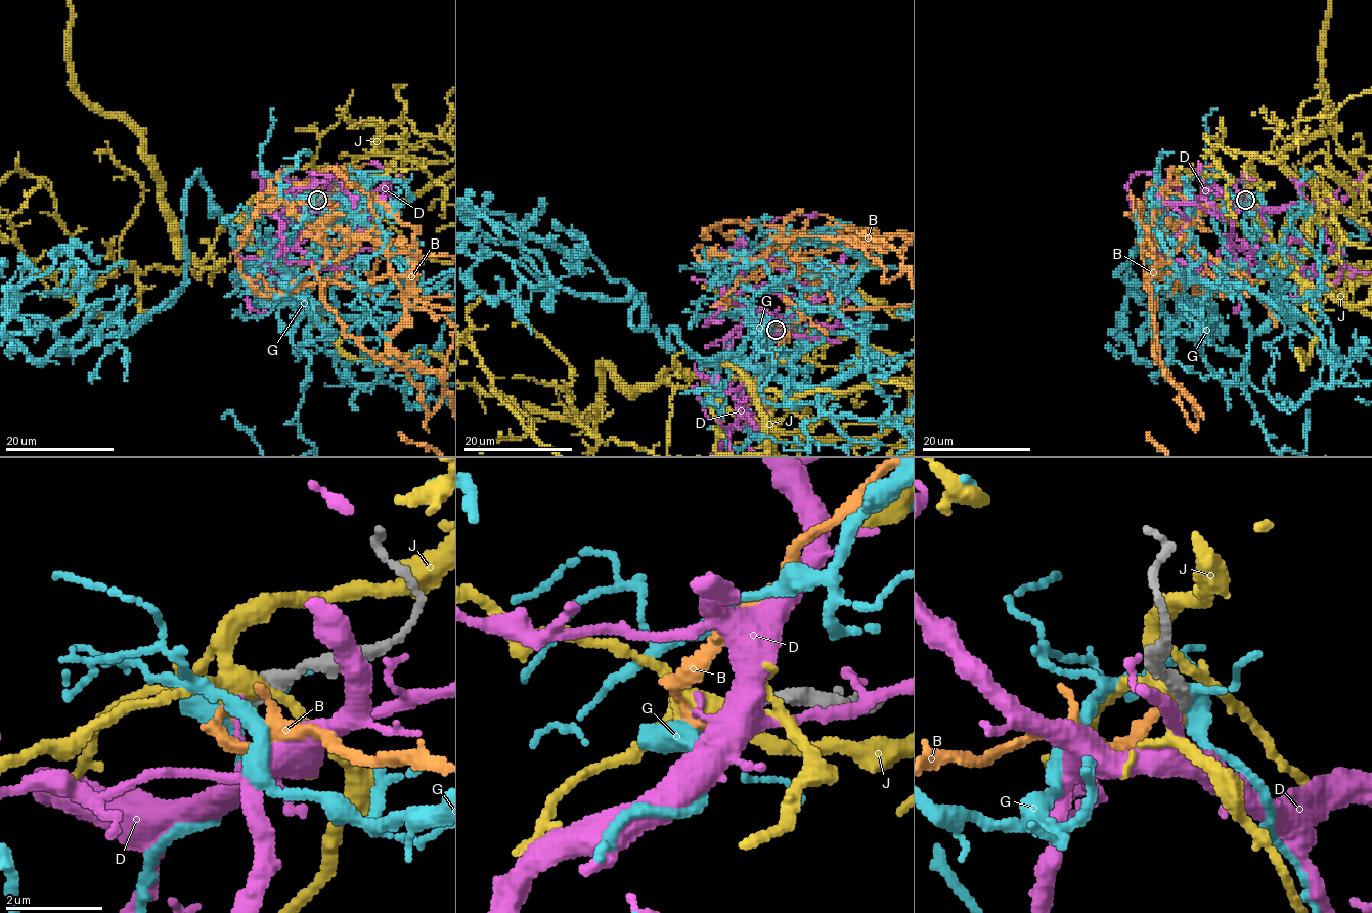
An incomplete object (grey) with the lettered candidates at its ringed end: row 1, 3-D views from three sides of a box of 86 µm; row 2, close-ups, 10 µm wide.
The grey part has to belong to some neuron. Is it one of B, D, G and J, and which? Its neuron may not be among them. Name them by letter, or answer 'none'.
B

